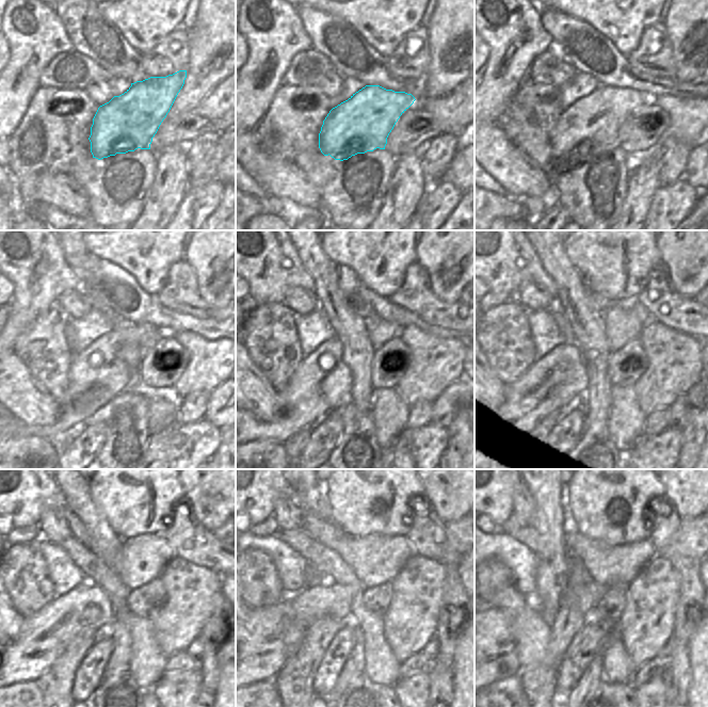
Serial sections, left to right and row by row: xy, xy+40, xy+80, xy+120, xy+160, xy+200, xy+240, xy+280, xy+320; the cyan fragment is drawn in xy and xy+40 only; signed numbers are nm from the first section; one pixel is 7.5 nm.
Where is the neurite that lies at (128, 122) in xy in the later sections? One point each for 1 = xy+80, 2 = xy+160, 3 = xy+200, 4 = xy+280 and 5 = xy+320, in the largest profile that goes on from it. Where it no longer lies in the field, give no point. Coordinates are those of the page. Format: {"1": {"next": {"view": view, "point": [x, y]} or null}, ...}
{"1": {"next": {"view": "xy+80", "point": [590, 126]}}, "2": {"next": {"view": "xy+160", "point": [311, 392]}}, "3": {"next": {"view": "xy+200", "point": [544, 388]}}, "4": {"next": {"view": "xy+280", "point": [257, 653]}}, "5": {"next": {"view": "xy+320", "point": [496, 654]}}}

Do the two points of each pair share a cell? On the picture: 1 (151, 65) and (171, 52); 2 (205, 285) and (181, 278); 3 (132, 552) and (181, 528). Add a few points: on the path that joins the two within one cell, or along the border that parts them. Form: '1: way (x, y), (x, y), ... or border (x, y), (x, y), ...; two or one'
1: way (156, 62), (166, 57); one
2: border (186, 260), (194, 272), (198, 294), (209, 305); two
3: border (162, 535), (171, 545), (176, 556); two

